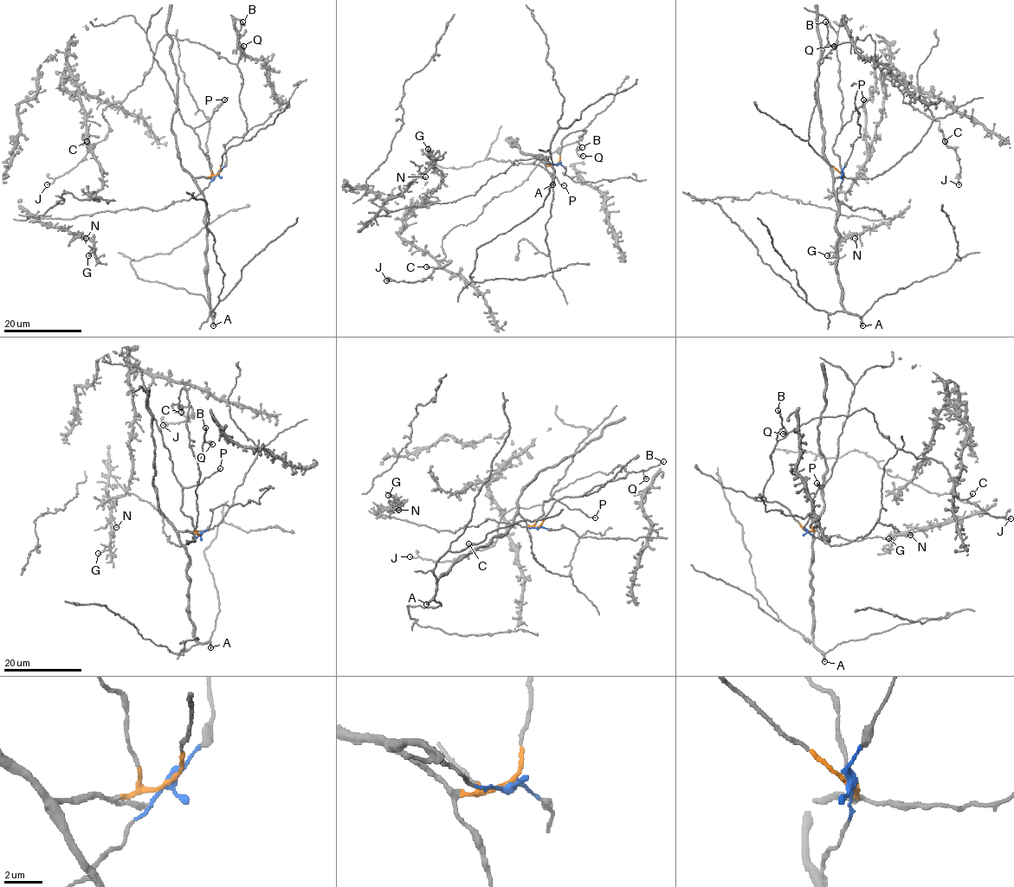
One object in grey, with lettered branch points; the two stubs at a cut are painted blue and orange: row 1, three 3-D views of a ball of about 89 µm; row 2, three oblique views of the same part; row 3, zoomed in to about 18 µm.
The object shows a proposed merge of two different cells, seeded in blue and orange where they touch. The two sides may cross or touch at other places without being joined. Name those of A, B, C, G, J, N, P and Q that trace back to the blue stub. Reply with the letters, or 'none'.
G, N

